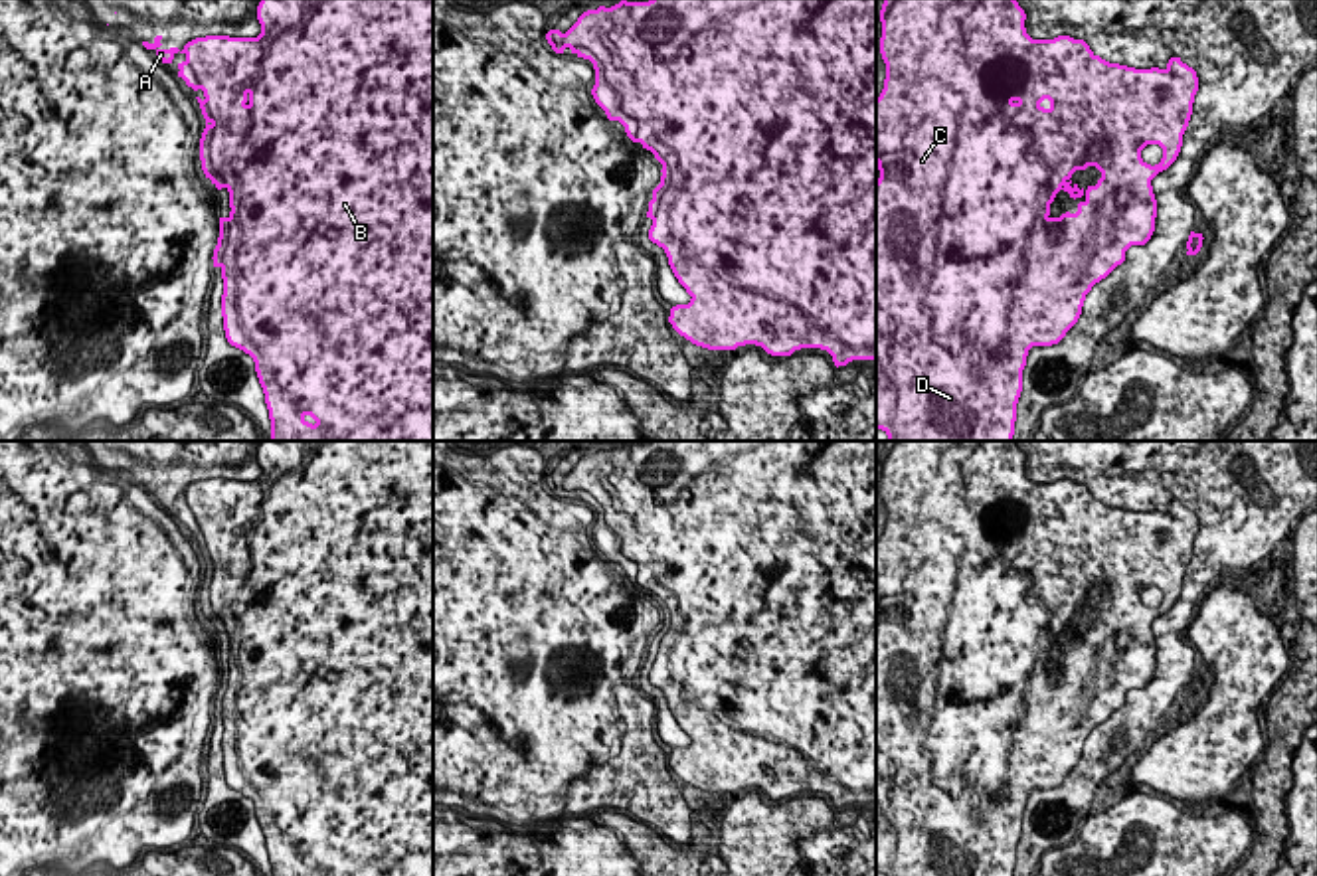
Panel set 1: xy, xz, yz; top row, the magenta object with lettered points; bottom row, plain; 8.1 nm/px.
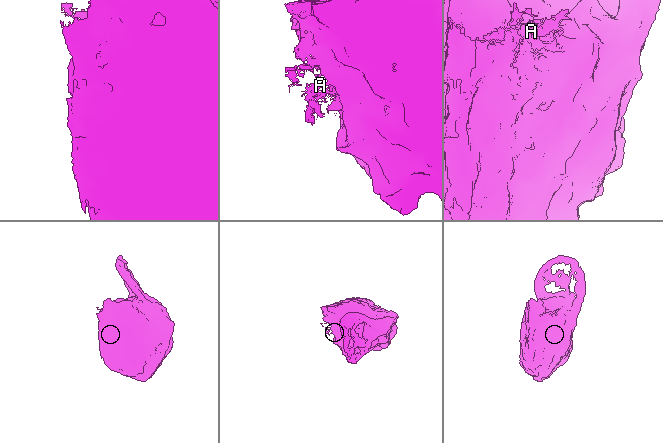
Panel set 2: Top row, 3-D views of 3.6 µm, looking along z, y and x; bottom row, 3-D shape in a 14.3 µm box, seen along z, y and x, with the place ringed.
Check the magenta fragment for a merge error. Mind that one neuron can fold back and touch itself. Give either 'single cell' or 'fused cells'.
single cell

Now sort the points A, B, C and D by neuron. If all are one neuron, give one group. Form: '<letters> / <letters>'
A B C D

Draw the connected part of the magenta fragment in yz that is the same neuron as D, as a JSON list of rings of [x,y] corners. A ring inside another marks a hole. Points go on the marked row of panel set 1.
[[[884,0],[880,10],[880,53],[886,63],[886,79],[884,89],[876,99],[876,164],[880,170],[880,178],[876,180],[876,429],[882,429],[888,435],[888,441],[1012,441],[1016,403],[1022,392],[1022,370],[1026,366],[1028,350],[1032,346],[1058,344],[1078,322],[1086,295],[1092,291],[1092,287],[1125,261],[1125,251],[1131,245],[1145,245],[1151,239],[1157,218],[1157,200],[1151,180],[1177,160],[1183,146],[1183,134],[1188,127],[1194,95],[1198,91],[1198,77],[1192,67],[1181,61],[1181,57],[1171,57],[1165,69],[1135,69],[1109,63],[1096,55],[1084,40],[1074,40],[1070,36],[1058,36],[1054,40],[1032,40],[1026,34],[1024,20],[1026,14],[1016,0]],[[1147,144],[1159,144],[1163,148],[1163,158],[1155,166],[1141,158],[1141,150]],[[1088,166],[1096,166],[1101,172],[1101,178],[1096,186],[1080,190],[1078,184],[1074,184],[1070,178],[1076,170],[1086,170]],[[1060,190],[1068,192],[1074,200],[1082,196],[1086,200],[1078,204],[1076,214],[1066,212],[1060,218],[1052,218],[1050,204]]]

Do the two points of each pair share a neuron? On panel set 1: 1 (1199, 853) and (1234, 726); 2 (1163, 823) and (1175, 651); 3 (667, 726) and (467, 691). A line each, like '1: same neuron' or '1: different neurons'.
1: different neurons
2: different neurons
3: different neurons

